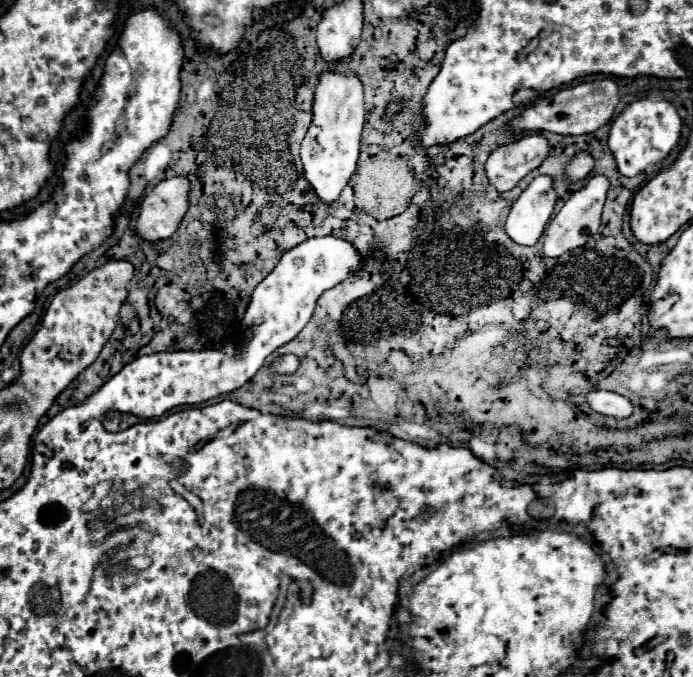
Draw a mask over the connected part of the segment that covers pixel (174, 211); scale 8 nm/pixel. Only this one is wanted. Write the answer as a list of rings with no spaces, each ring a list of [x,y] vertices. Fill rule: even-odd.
[[[177,175],[157,183],[141,203],[137,233],[143,239],[153,241],[171,237],[187,213],[189,191],[191,181],[185,175]]]

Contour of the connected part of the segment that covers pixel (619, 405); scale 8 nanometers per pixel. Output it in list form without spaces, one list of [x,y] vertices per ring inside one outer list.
[[[591,391],[587,395],[587,403],[593,411],[617,419],[625,419],[633,413],[633,403],[627,397],[611,391]]]

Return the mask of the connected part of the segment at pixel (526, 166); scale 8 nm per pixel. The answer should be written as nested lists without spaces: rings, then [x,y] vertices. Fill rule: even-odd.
[[[525,133],[519,139],[499,145],[497,149],[491,151],[487,163],[485,163],[485,173],[489,183],[497,189],[497,191],[509,191],[513,189],[527,173],[531,173],[533,169],[537,169],[547,157],[549,157],[549,141],[541,135],[541,133]]]

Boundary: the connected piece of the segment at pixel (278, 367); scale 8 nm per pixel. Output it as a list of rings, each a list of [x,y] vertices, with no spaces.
[[[281,355],[271,365],[271,371],[275,371],[275,373],[293,373],[293,371],[297,371],[297,367],[299,367],[299,359],[295,355]]]

